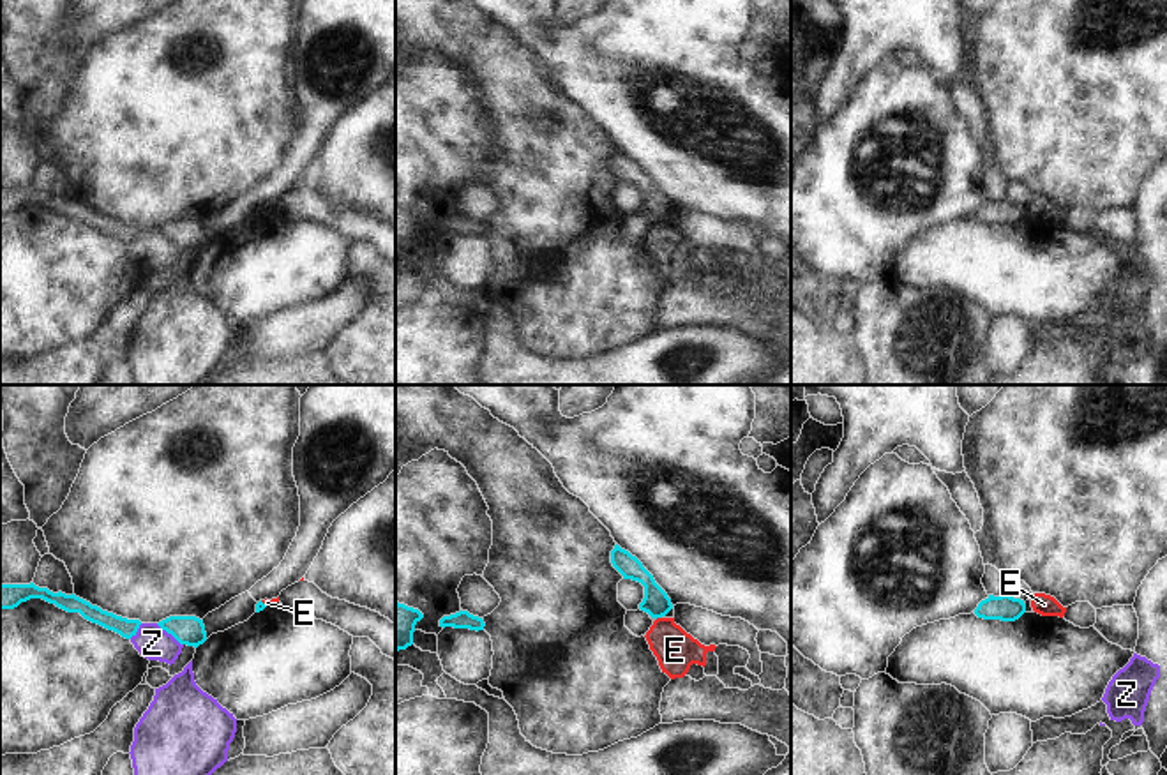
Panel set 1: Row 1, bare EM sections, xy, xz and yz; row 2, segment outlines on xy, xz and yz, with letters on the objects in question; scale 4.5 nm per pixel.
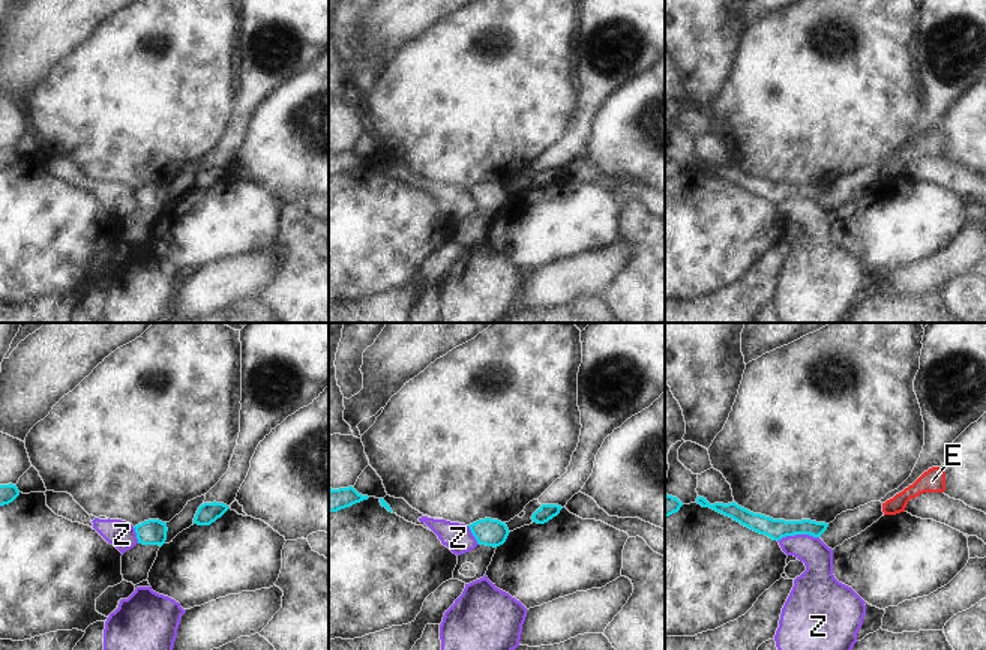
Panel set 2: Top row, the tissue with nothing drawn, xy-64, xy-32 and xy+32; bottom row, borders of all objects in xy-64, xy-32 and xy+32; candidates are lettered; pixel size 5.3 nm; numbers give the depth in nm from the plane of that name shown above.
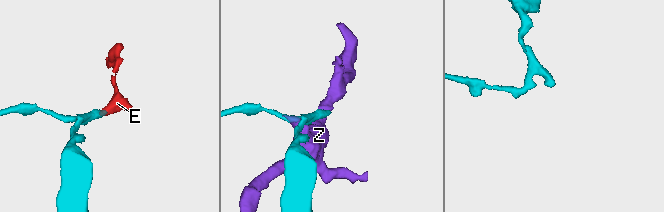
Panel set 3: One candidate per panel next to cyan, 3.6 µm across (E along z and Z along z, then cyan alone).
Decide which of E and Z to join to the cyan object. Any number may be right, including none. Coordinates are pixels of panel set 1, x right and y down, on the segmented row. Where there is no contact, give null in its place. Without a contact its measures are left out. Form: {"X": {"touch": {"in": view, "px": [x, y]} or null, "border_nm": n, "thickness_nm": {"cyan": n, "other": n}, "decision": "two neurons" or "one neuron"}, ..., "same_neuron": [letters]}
{"E": {"touch": {"in": "xz", "px": [657, 616]}, "border_nm": 40, "thickness_nm": {"cyan": 120, "other": 190}, "decision": "two neurons"}, "Z": {"touch": {"in": "xy", "px": [170, 632]}, "border_nm": 160, "thickness_nm": {"cyan": 130, "other": 150}, "decision": "two neurons"}, "same_neuron": []}

